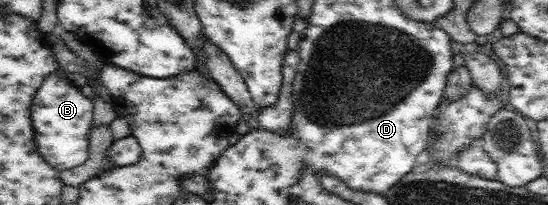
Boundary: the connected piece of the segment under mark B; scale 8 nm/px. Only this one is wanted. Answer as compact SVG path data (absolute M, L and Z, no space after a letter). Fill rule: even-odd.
M57 68L51 74L45 76L45 80L41 84L41 88L37 91L31 105L31 120L33 120L33 132L35 132L35 146L39 150L39 154L47 161L51 167L63 170L73 169L74 167L83 165L90 153L89 137L91 129L93 129L93 103L81 91L80 87L75 86L69 77L68 72Z

